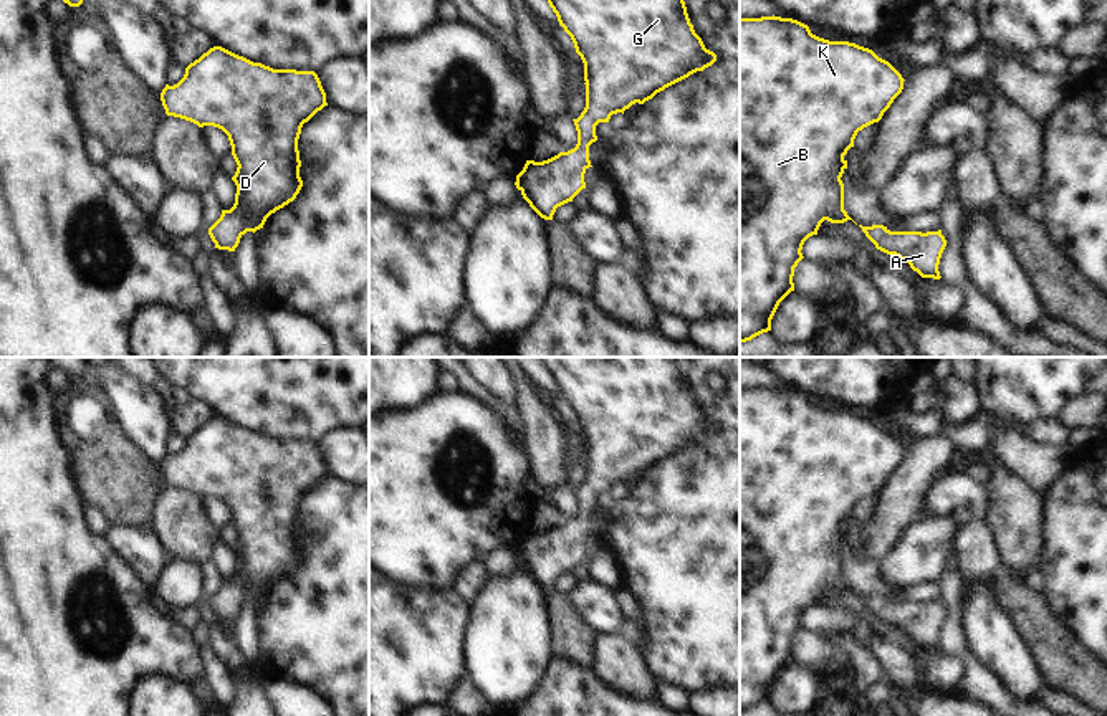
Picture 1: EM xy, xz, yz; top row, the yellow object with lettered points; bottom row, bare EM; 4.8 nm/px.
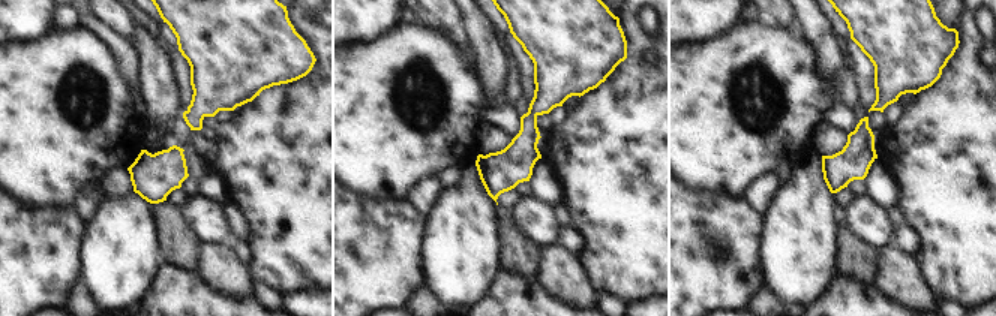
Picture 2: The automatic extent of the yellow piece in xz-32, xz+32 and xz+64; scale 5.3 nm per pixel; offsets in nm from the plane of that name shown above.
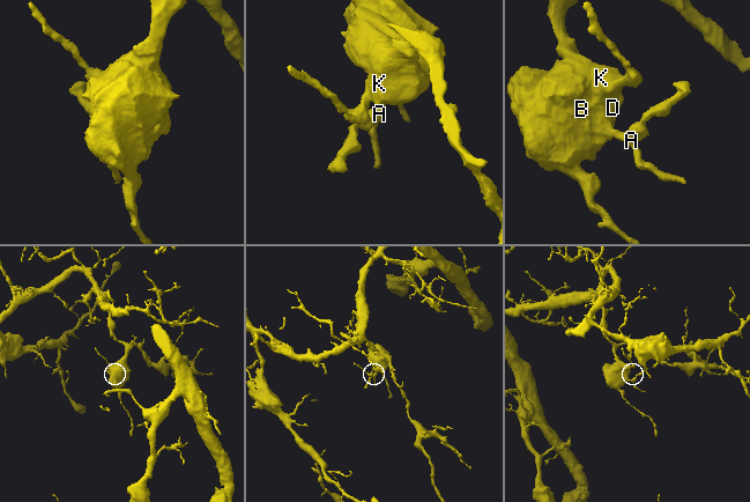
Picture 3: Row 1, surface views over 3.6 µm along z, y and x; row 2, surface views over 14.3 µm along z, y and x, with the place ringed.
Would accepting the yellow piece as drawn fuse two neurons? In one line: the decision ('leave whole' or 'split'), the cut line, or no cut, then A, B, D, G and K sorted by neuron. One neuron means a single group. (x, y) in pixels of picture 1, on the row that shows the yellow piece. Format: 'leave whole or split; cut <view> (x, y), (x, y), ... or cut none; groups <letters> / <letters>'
leave whole; cut none; groups A B D G K

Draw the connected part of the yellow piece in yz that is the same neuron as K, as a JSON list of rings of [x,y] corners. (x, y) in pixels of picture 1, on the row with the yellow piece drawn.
[[[781,17],[740,18],[740,342],[771,331],[771,319],[779,303],[794,291],[794,268],[804,258],[804,241],[817,235],[824,220],[844,223],[852,220],[844,210],[844,184],[841,180],[847,169],[844,155],[854,147],[854,139],[864,127],[879,122],[894,99],[903,89],[902,74],[872,50],[849,41],[829,41],[811,33],[809,26]]]

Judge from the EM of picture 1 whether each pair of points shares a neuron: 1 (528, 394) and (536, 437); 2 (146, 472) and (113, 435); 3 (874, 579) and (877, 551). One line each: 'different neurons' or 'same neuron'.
1: same neuron
2: same neuron
3: different neurons

